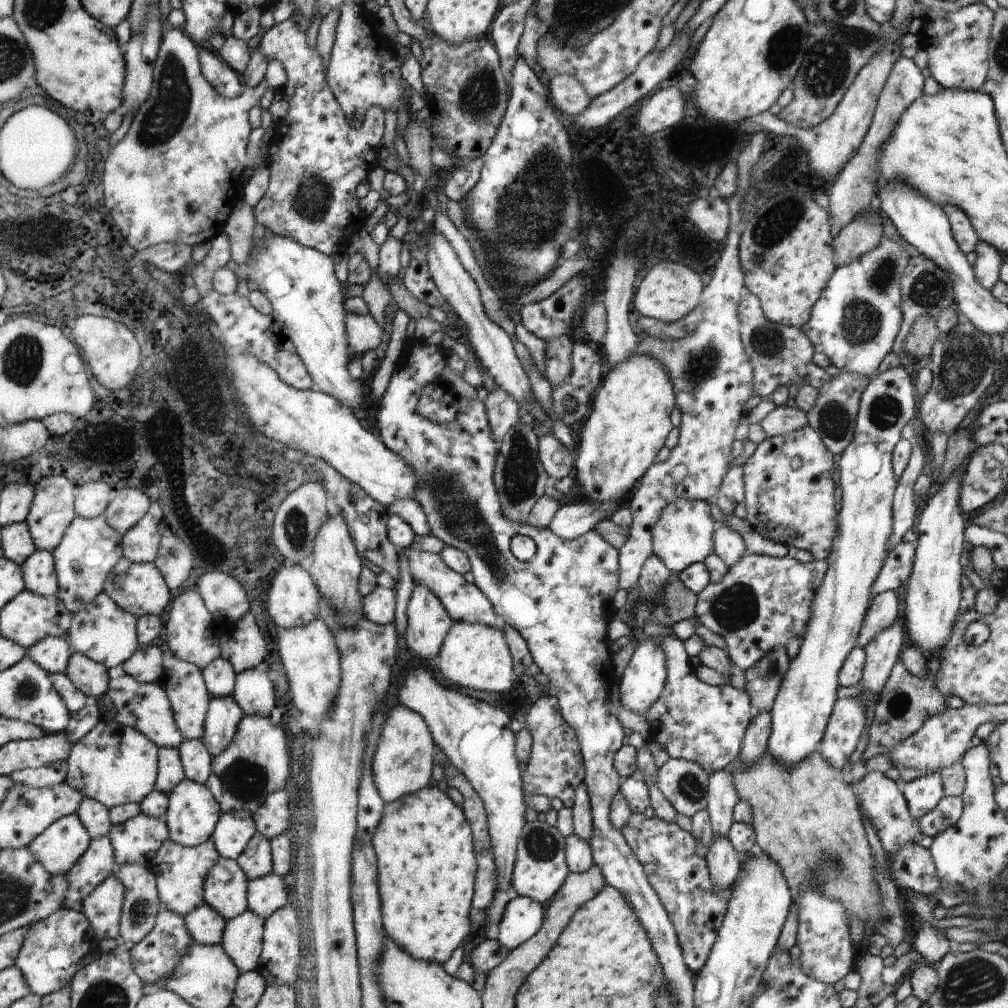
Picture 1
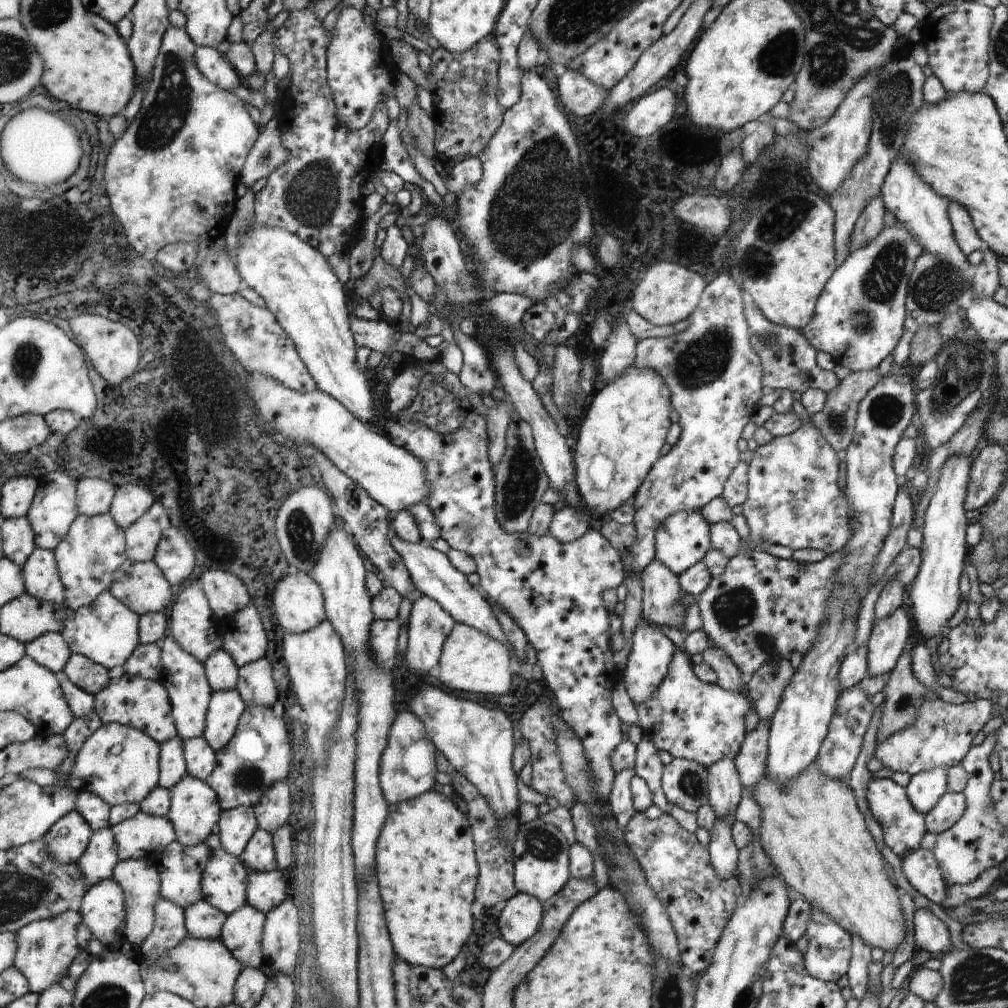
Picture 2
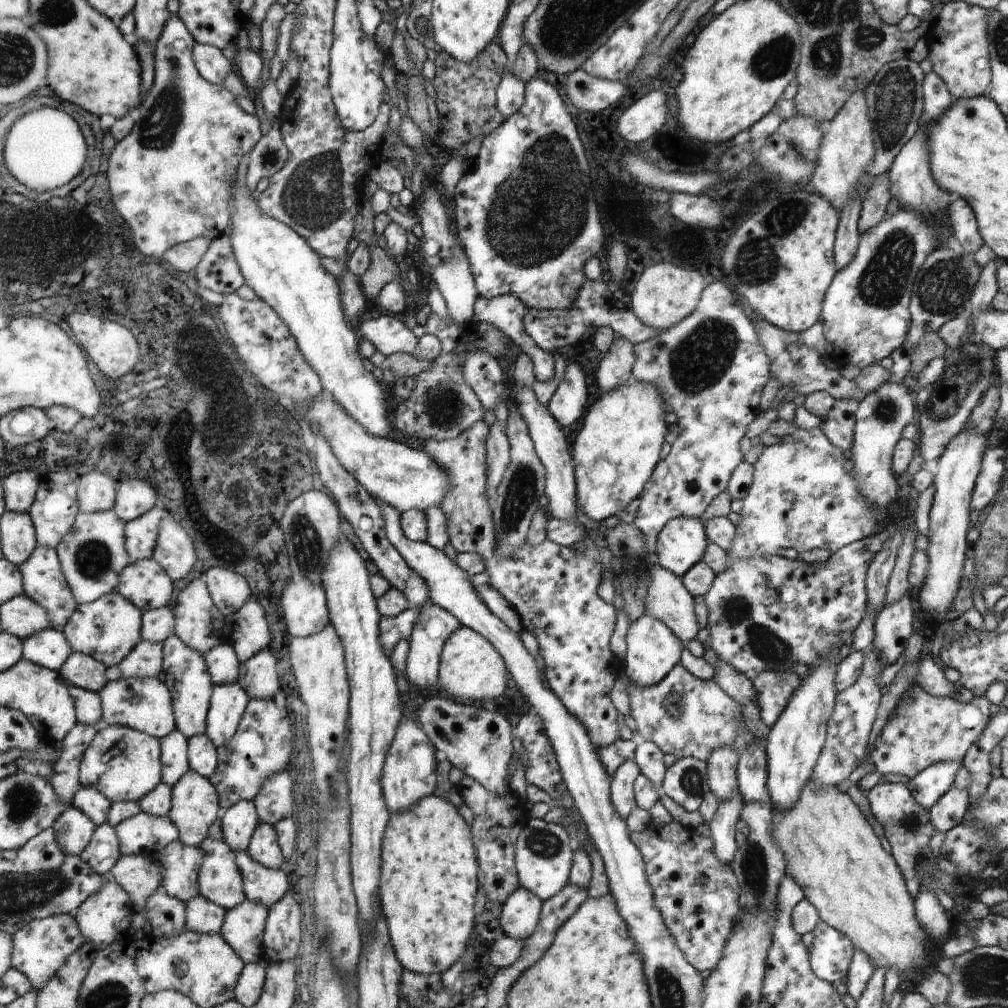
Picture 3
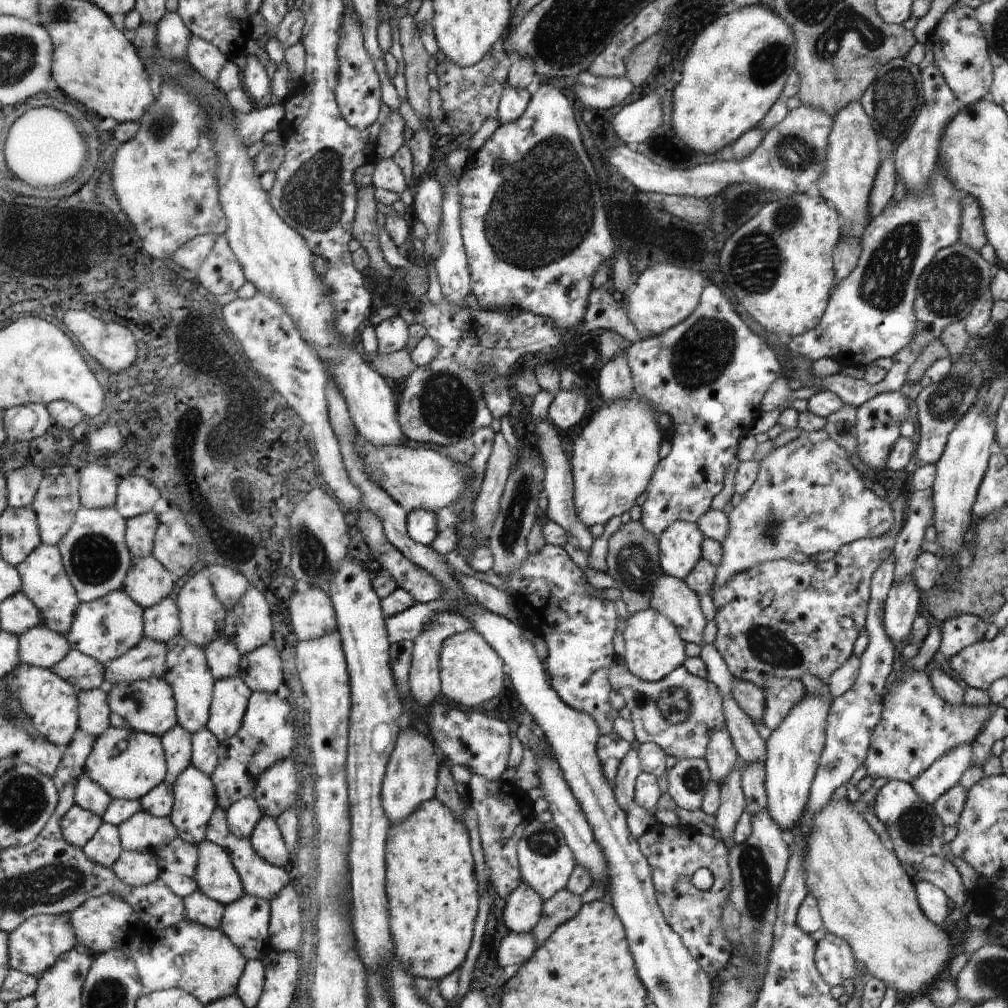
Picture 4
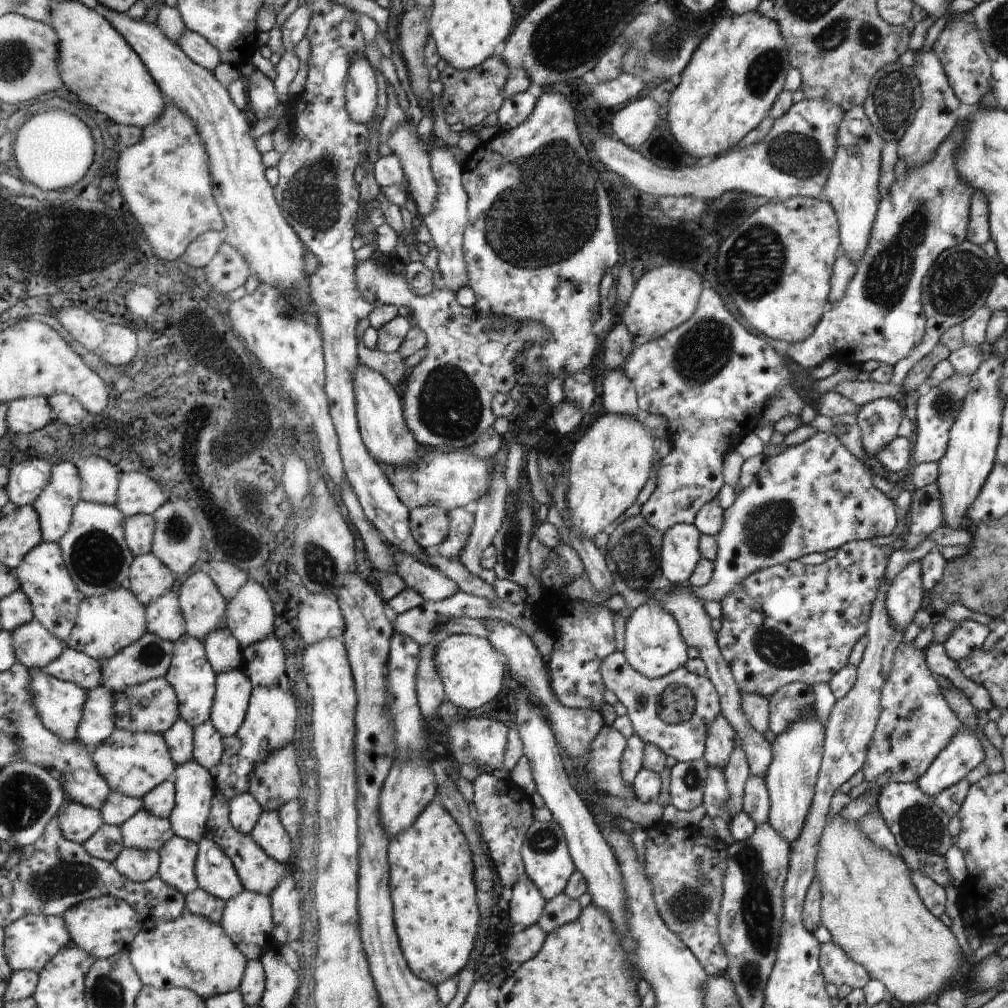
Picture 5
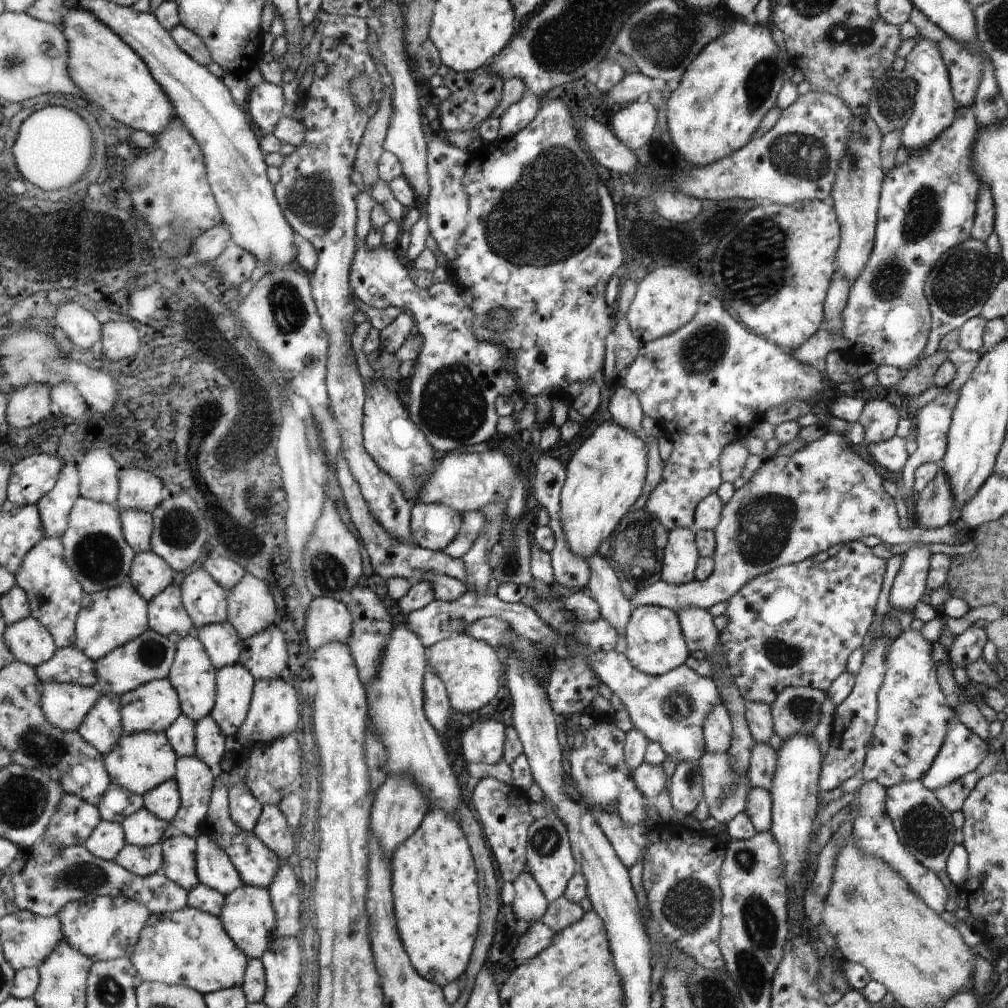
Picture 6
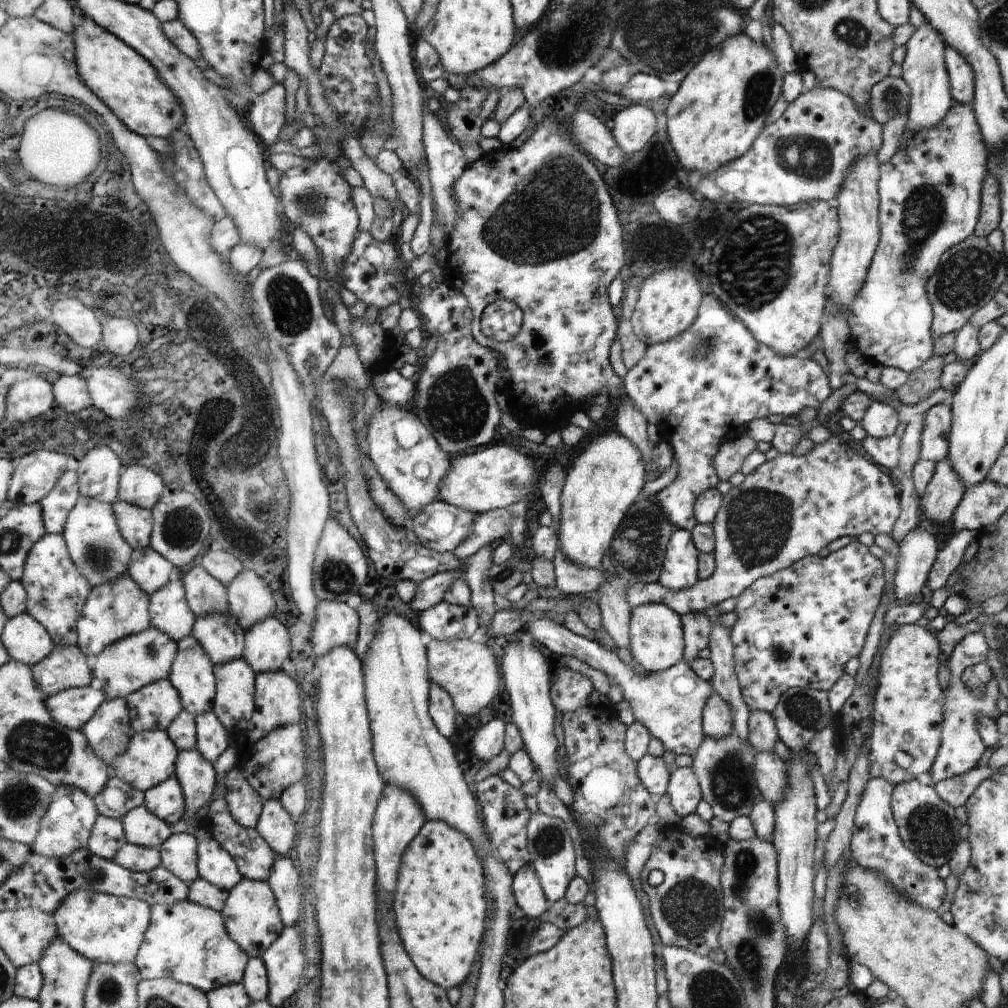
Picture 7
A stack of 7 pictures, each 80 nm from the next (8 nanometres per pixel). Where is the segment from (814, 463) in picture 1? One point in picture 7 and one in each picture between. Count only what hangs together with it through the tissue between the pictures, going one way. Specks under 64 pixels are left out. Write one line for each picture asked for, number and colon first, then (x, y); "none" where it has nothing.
2: (795, 497)
3: (802, 496)
4: (808, 496)
5: (816, 496)
6: (794, 507)
7: (790, 507)

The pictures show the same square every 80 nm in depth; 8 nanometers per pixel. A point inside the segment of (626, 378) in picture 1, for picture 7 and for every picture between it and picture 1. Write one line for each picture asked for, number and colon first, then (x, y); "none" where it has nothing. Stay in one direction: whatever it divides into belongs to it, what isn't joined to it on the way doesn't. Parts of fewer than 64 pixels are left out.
2: (626, 425)
3: (618, 447)
4: (612, 460)
5: (611, 462)
6: (605, 477)
7: (608, 475)

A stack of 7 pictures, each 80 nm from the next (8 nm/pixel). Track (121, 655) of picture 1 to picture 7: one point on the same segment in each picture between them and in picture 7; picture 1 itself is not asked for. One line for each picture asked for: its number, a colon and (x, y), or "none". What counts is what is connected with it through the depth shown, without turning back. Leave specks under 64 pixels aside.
2: (107, 631)
3: (108, 629)
4: (106, 629)
5: (106, 624)
6: (108, 619)
7: (114, 610)

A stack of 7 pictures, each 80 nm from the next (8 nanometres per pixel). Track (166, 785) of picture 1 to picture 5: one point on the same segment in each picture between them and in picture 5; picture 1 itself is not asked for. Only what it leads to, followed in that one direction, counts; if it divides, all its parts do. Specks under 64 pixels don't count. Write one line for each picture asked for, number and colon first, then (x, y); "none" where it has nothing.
2: (173, 768)
3: (176, 763)
4: (177, 742)
5: (180, 738)

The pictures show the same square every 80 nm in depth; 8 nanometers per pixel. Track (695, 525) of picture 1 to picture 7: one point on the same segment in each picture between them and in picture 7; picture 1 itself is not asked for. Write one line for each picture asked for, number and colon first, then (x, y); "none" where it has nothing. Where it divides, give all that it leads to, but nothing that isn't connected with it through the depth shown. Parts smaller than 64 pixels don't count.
2: (684, 539)
3: (683, 543)
4: (680, 548)
5: (680, 555)
6: (681, 555)
7: (680, 570)

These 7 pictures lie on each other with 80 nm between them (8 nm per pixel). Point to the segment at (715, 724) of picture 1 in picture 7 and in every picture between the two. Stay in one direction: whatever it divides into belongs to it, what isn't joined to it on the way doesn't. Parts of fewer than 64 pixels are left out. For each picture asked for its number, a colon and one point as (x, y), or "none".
2: (690, 719)
3: (685, 716)
4: (681, 713)
5: (674, 712)
6: (671, 709)
7: (670, 703)

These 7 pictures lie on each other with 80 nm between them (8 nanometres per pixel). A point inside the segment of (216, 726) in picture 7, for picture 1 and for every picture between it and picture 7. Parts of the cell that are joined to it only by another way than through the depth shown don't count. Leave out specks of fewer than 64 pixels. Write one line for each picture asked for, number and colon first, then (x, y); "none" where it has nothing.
1: (198, 763)
2: (201, 760)
3: (203, 755)
4: (204, 755)
5: (209, 750)
6: (210, 742)

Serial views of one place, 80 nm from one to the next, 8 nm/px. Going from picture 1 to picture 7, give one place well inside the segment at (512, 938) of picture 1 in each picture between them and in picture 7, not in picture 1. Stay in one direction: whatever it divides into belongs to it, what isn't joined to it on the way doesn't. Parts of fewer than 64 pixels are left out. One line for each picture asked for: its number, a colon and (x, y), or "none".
2: (521, 918)
3: (520, 913)
4: (523, 908)
5: (527, 904)
6: (530, 904)
7: (529, 894)

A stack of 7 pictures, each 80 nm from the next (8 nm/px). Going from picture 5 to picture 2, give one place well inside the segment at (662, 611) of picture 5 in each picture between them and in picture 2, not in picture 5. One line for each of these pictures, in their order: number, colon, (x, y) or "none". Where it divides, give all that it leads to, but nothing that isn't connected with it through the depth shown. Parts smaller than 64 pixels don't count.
2: (652, 653)
3: (653, 650)
4: (653, 648)

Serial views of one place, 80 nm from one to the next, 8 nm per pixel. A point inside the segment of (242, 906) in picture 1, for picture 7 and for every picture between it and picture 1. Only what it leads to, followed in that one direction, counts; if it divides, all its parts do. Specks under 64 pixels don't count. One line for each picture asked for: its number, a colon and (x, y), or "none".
2: (225, 880)
3: (220, 880)
4: (217, 877)
5: (216, 873)
6: (215, 868)
7: (216, 865)

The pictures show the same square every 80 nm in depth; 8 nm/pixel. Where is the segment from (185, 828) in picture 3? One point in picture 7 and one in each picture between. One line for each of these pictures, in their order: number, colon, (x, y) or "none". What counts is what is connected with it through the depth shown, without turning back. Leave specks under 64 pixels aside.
4: (195, 800)
5: (194, 786)
6: (193, 776)
7: (196, 775)

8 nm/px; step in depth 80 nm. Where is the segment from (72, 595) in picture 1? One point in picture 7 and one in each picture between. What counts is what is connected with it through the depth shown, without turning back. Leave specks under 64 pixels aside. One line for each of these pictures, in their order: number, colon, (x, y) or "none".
2: (94, 547)
3: (92, 554)
4: (94, 551)
5: (95, 552)
6: (95, 549)
7: (95, 543)

